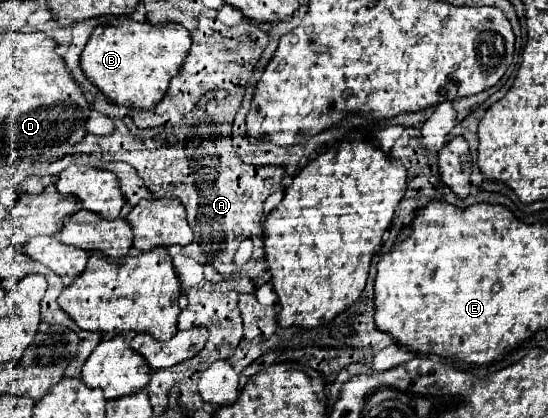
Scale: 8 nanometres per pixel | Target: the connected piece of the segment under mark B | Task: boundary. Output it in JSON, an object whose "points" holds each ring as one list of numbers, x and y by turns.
{"points":[[118,17,114,23,94,29,82,51,80,67,88,81,94,83,110,103,152,109,164,99,168,83,180,71,188,49,190,33,178,23,150,25]]}

